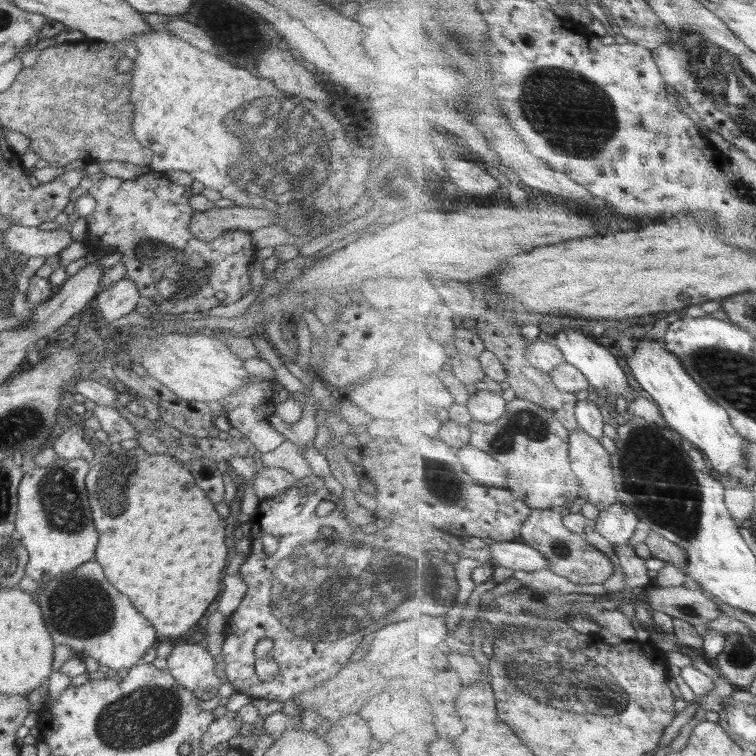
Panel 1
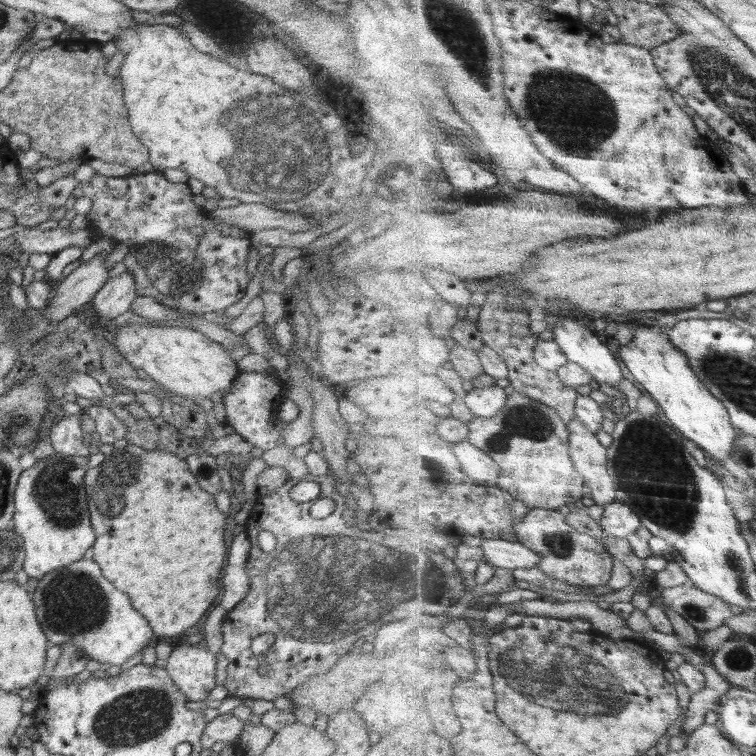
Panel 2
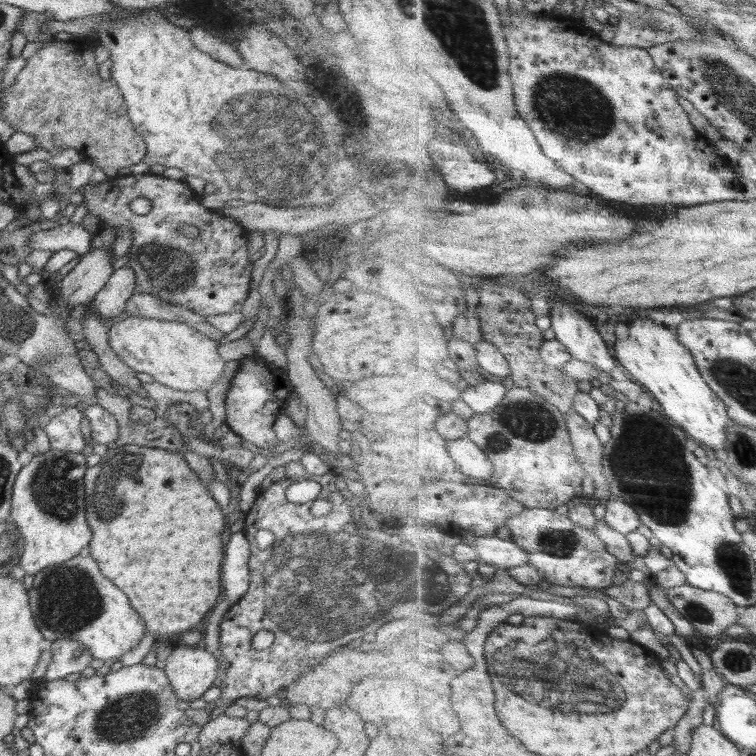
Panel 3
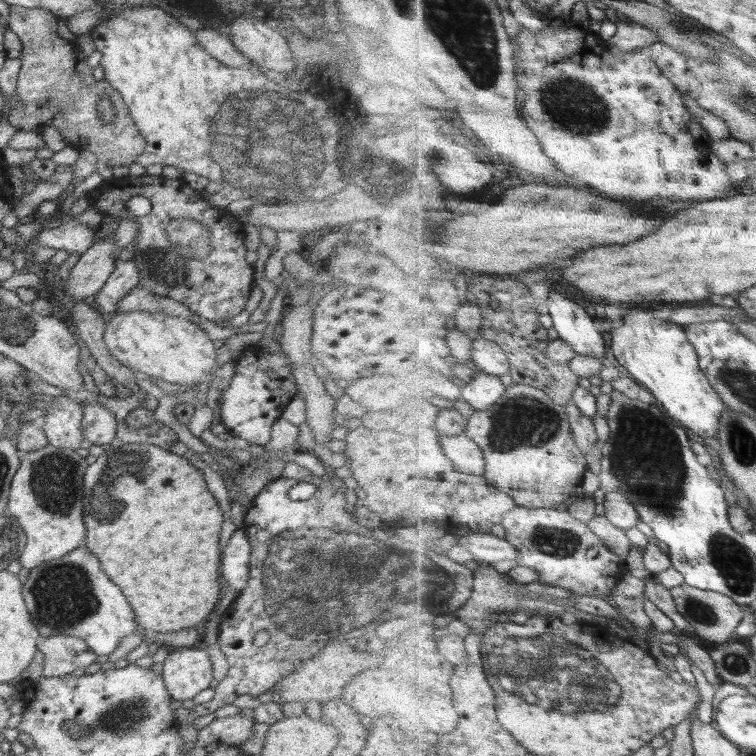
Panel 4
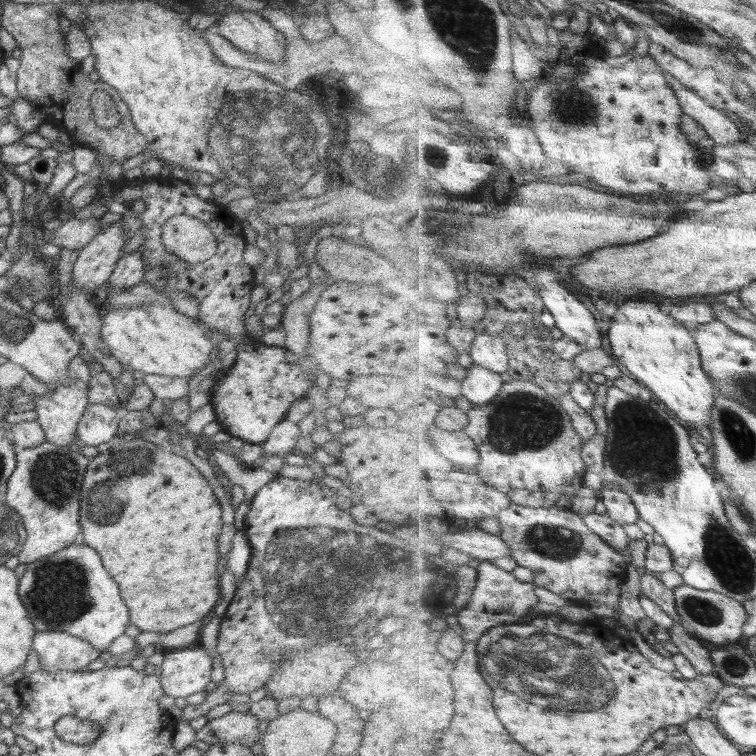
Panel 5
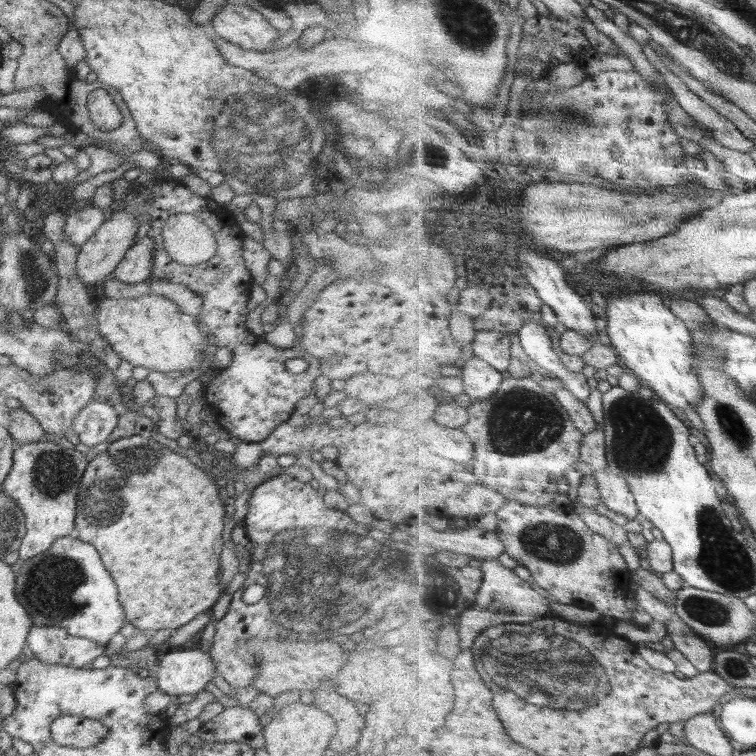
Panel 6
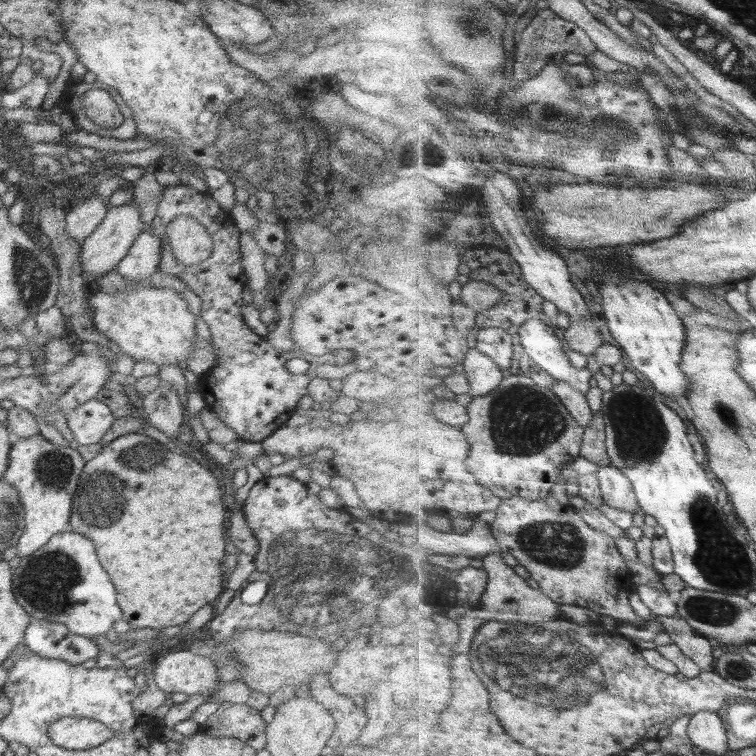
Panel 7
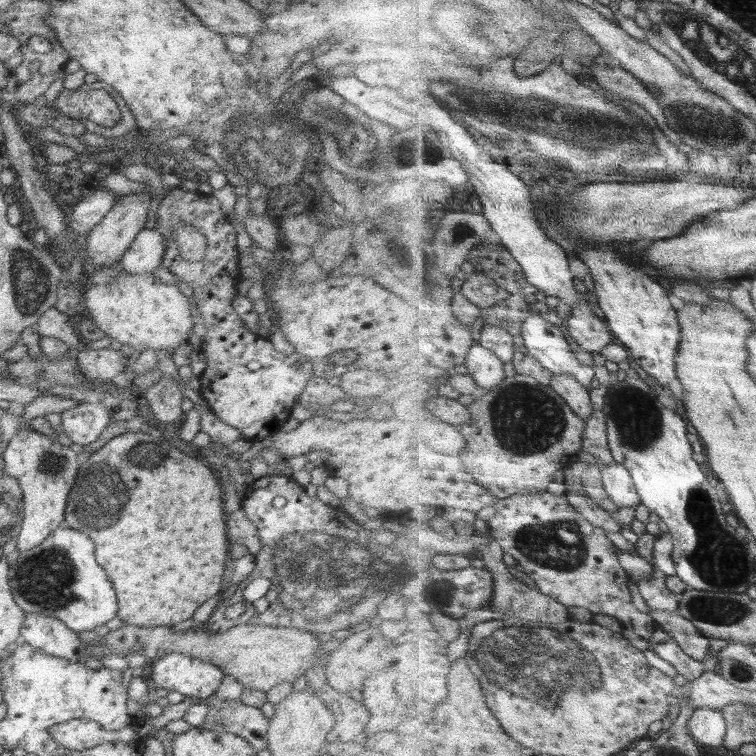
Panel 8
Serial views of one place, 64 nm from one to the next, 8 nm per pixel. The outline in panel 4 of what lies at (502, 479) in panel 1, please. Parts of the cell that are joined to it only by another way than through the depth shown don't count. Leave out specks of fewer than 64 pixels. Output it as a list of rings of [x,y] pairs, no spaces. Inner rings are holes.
[[[467,433],[458,436],[442,434],[442,446],[445,453],[462,472],[484,477],[487,467],[484,451]]]

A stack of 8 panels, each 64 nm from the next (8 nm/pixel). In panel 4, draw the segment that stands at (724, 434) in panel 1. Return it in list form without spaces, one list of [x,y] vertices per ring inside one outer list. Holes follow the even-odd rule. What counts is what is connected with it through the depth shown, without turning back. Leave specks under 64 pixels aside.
[[[636,306],[626,314],[624,324],[613,329],[612,341],[612,350],[619,363],[635,377],[635,381],[648,387],[684,428],[702,436],[718,436],[726,402],[703,371],[699,350],[688,338],[683,325],[656,318],[652,308]]]

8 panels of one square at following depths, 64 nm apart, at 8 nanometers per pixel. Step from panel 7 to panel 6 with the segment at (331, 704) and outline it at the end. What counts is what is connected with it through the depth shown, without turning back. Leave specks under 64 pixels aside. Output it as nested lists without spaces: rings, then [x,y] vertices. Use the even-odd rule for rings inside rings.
[[[324,682],[316,692],[316,704],[334,718],[338,726],[338,734],[330,742],[330,750],[342,752],[356,746],[356,740],[362,734],[364,718],[358,714],[356,706],[344,696],[336,694],[328,682]]]

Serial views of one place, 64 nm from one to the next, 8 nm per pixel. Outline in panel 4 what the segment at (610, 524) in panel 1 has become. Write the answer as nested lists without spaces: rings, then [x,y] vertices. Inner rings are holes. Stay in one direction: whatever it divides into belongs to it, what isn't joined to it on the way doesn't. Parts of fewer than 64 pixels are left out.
[[[609,492],[601,499],[606,506],[607,517],[622,530],[628,531],[640,524],[641,514],[630,497],[621,492]]]

